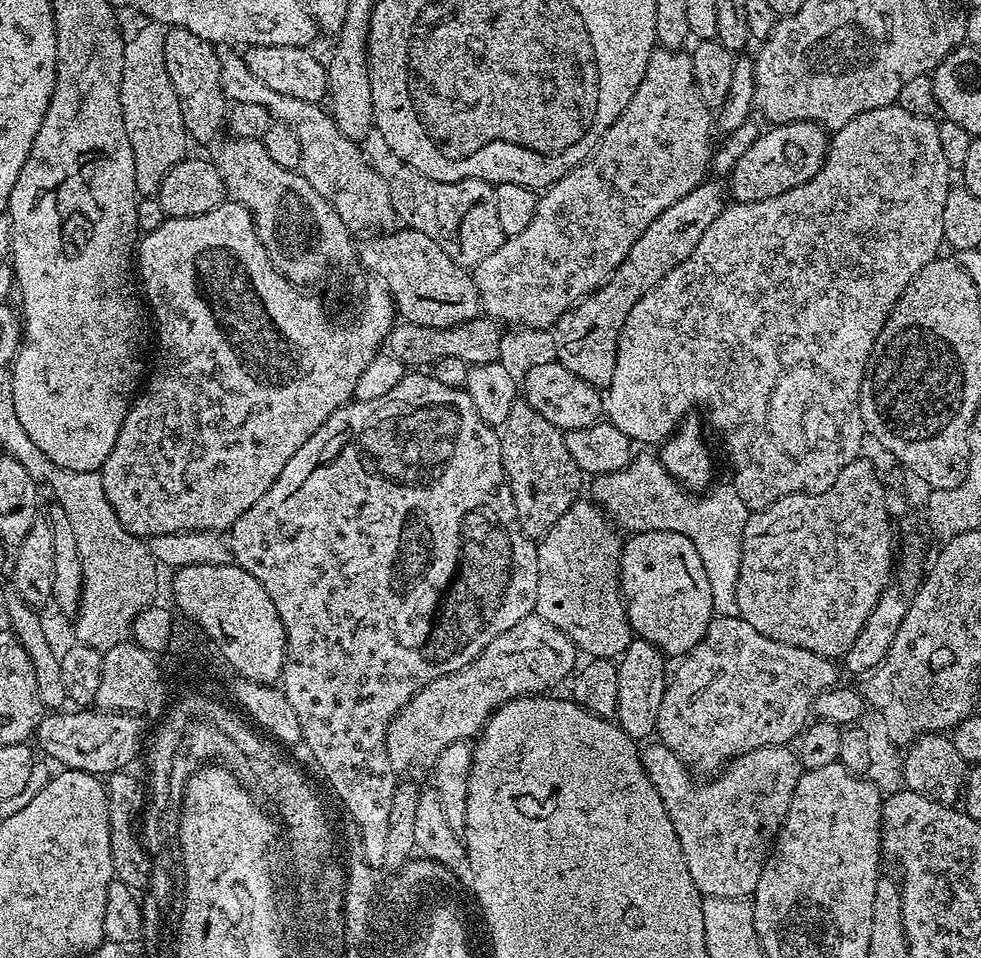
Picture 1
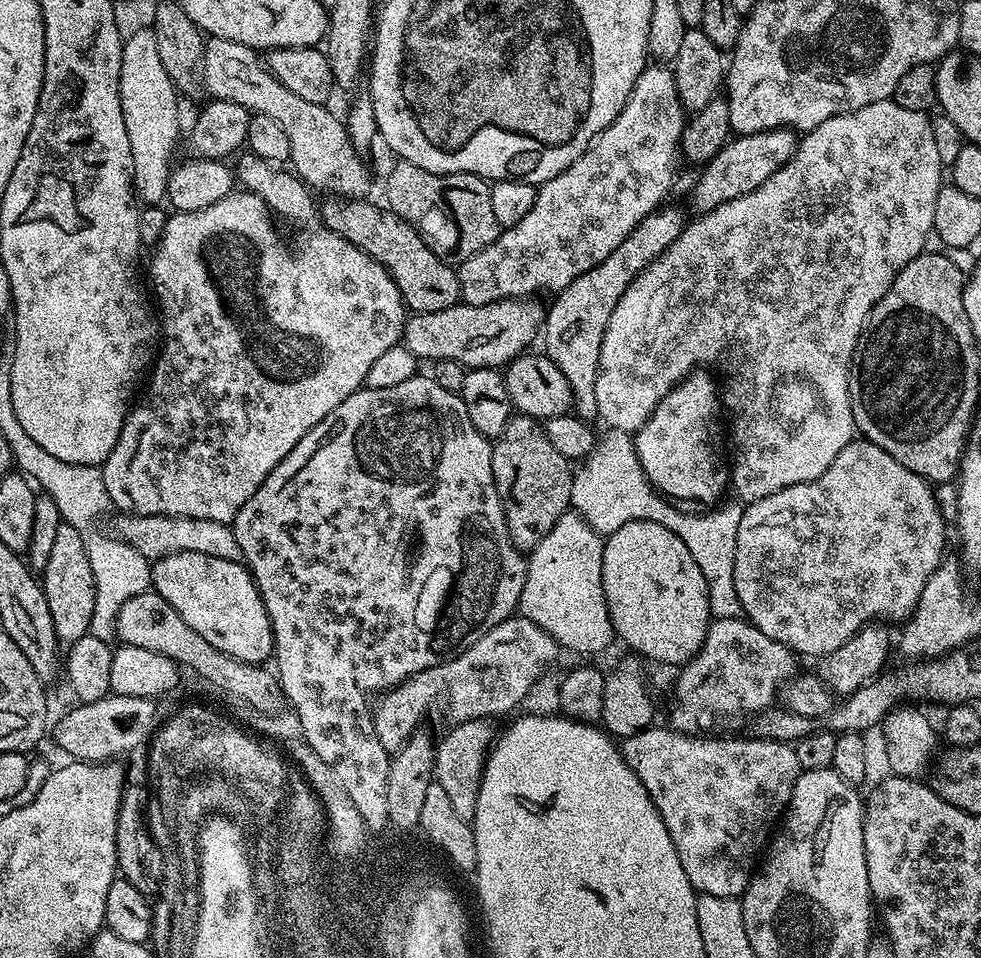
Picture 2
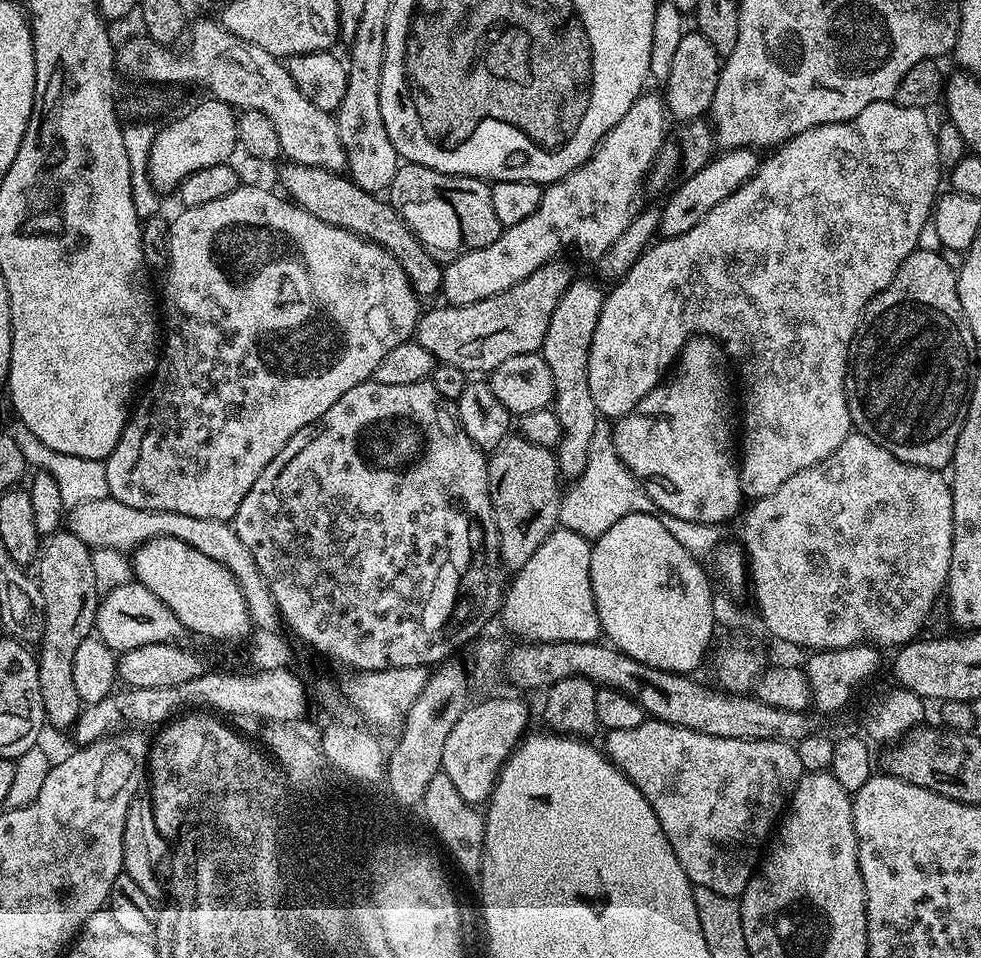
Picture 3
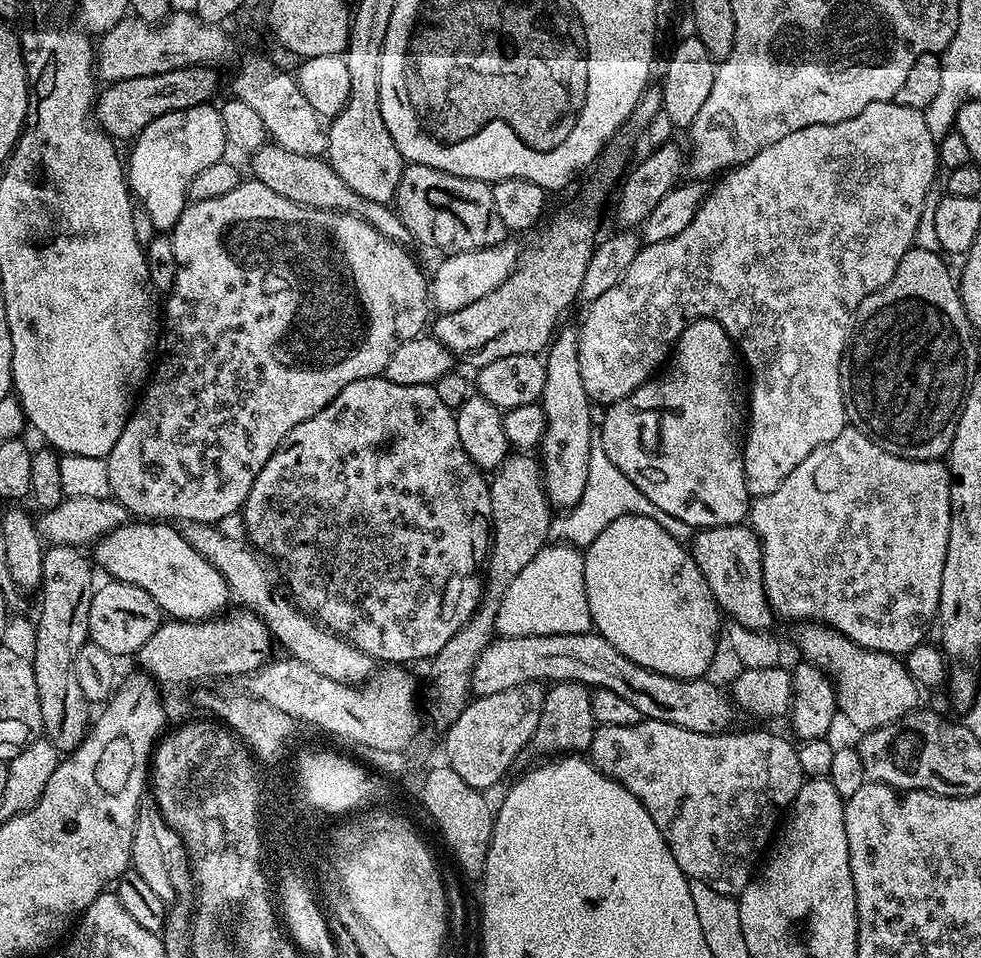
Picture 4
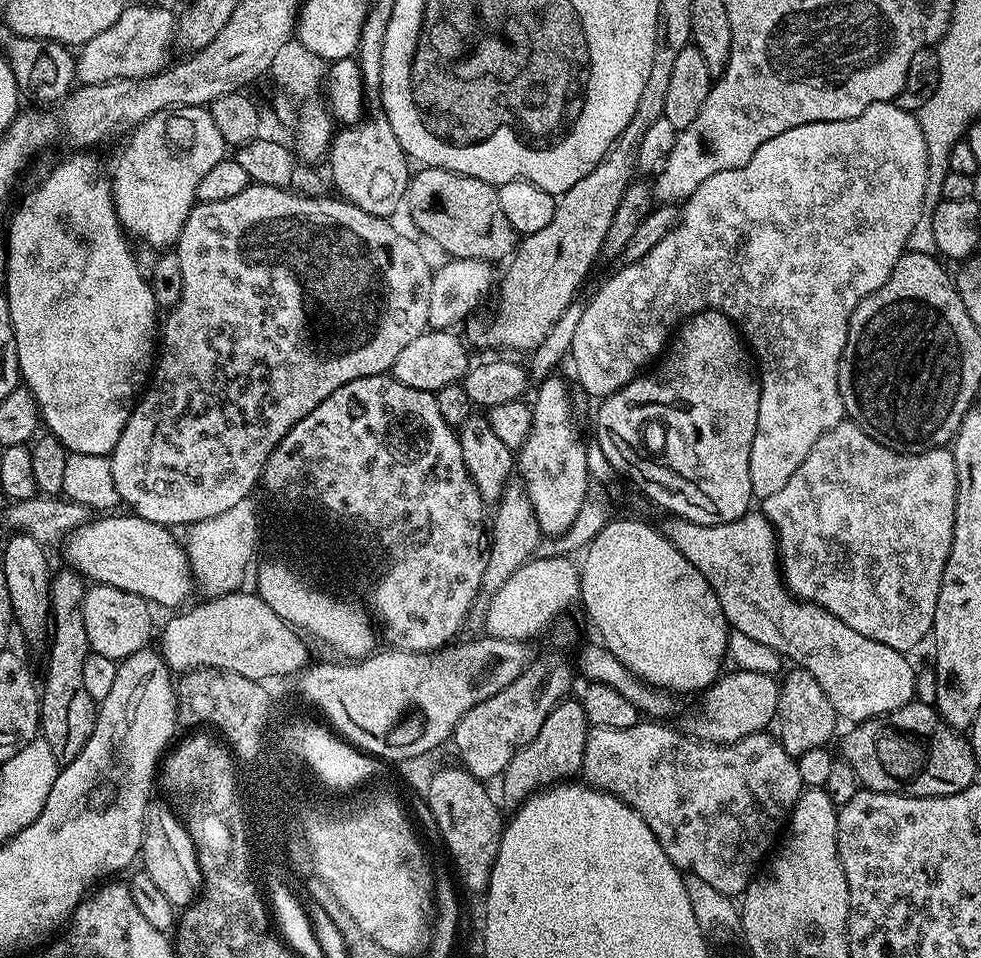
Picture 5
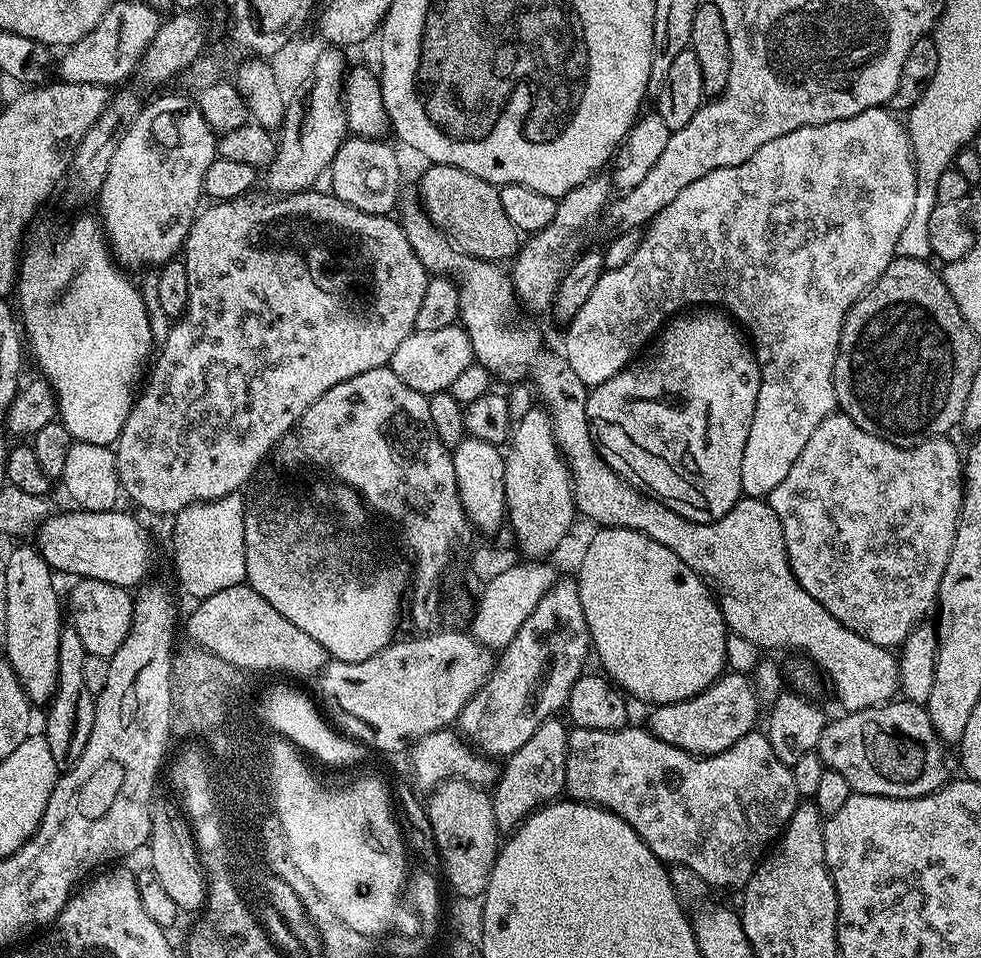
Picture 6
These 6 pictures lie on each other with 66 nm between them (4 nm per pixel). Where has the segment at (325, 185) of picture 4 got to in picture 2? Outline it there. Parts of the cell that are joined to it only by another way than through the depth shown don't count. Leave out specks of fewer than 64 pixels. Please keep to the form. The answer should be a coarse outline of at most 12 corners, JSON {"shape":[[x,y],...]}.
{"shape":[[328,198],[323,227],[394,278],[409,313],[461,303],[460,278],[397,212]]}

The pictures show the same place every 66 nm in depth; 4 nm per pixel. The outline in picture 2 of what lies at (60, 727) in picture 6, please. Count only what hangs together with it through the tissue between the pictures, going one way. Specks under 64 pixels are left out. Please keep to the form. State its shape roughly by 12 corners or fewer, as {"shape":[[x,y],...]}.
{"shape":[[63,522],[42,587],[56,639],[89,635],[94,570],[84,533]]}

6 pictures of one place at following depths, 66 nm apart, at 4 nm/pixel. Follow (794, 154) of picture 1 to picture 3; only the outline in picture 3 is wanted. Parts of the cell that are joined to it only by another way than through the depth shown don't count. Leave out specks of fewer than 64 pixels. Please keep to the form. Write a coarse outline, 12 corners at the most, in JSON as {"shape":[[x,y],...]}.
{"shape":[[751,148],[714,155],[662,204],[659,235],[686,234],[754,175]]}

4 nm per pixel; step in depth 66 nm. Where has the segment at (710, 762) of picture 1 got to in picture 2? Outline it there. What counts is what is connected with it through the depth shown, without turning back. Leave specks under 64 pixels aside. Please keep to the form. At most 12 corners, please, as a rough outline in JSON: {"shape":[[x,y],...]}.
{"shape":[[713,619],[679,669],[671,727],[699,733],[777,703],[797,653]]}

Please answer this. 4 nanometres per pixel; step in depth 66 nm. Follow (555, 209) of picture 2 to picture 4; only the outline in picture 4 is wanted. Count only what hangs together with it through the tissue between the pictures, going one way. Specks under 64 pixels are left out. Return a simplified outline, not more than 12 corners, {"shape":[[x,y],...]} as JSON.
{"shape":[[511,242],[453,252],[430,276],[437,313],[498,290],[522,255]]}

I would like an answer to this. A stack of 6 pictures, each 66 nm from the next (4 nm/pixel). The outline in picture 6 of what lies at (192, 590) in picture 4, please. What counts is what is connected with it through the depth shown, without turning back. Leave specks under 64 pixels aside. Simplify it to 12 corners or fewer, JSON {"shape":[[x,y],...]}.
{"shape":[[121,510],[57,511],[34,536],[53,573],[129,590],[147,530]]}

